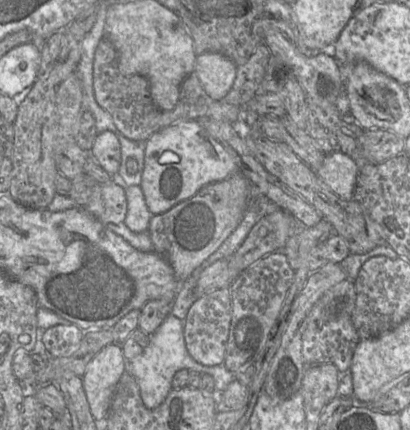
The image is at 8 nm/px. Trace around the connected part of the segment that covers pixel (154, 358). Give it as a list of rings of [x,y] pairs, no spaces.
[[[171,311],[159,328],[150,336],[150,341],[144,351],[134,359],[127,361],[127,370],[134,376],[139,386],[140,396],[144,406],[155,409],[160,406],[172,390],[174,374],[181,370],[196,371],[200,374],[210,374],[214,379],[212,398],[219,410],[226,387],[235,379],[235,374],[228,371],[224,365],[204,366],[195,361],[187,351],[184,339],[184,320],[174,316]]]

